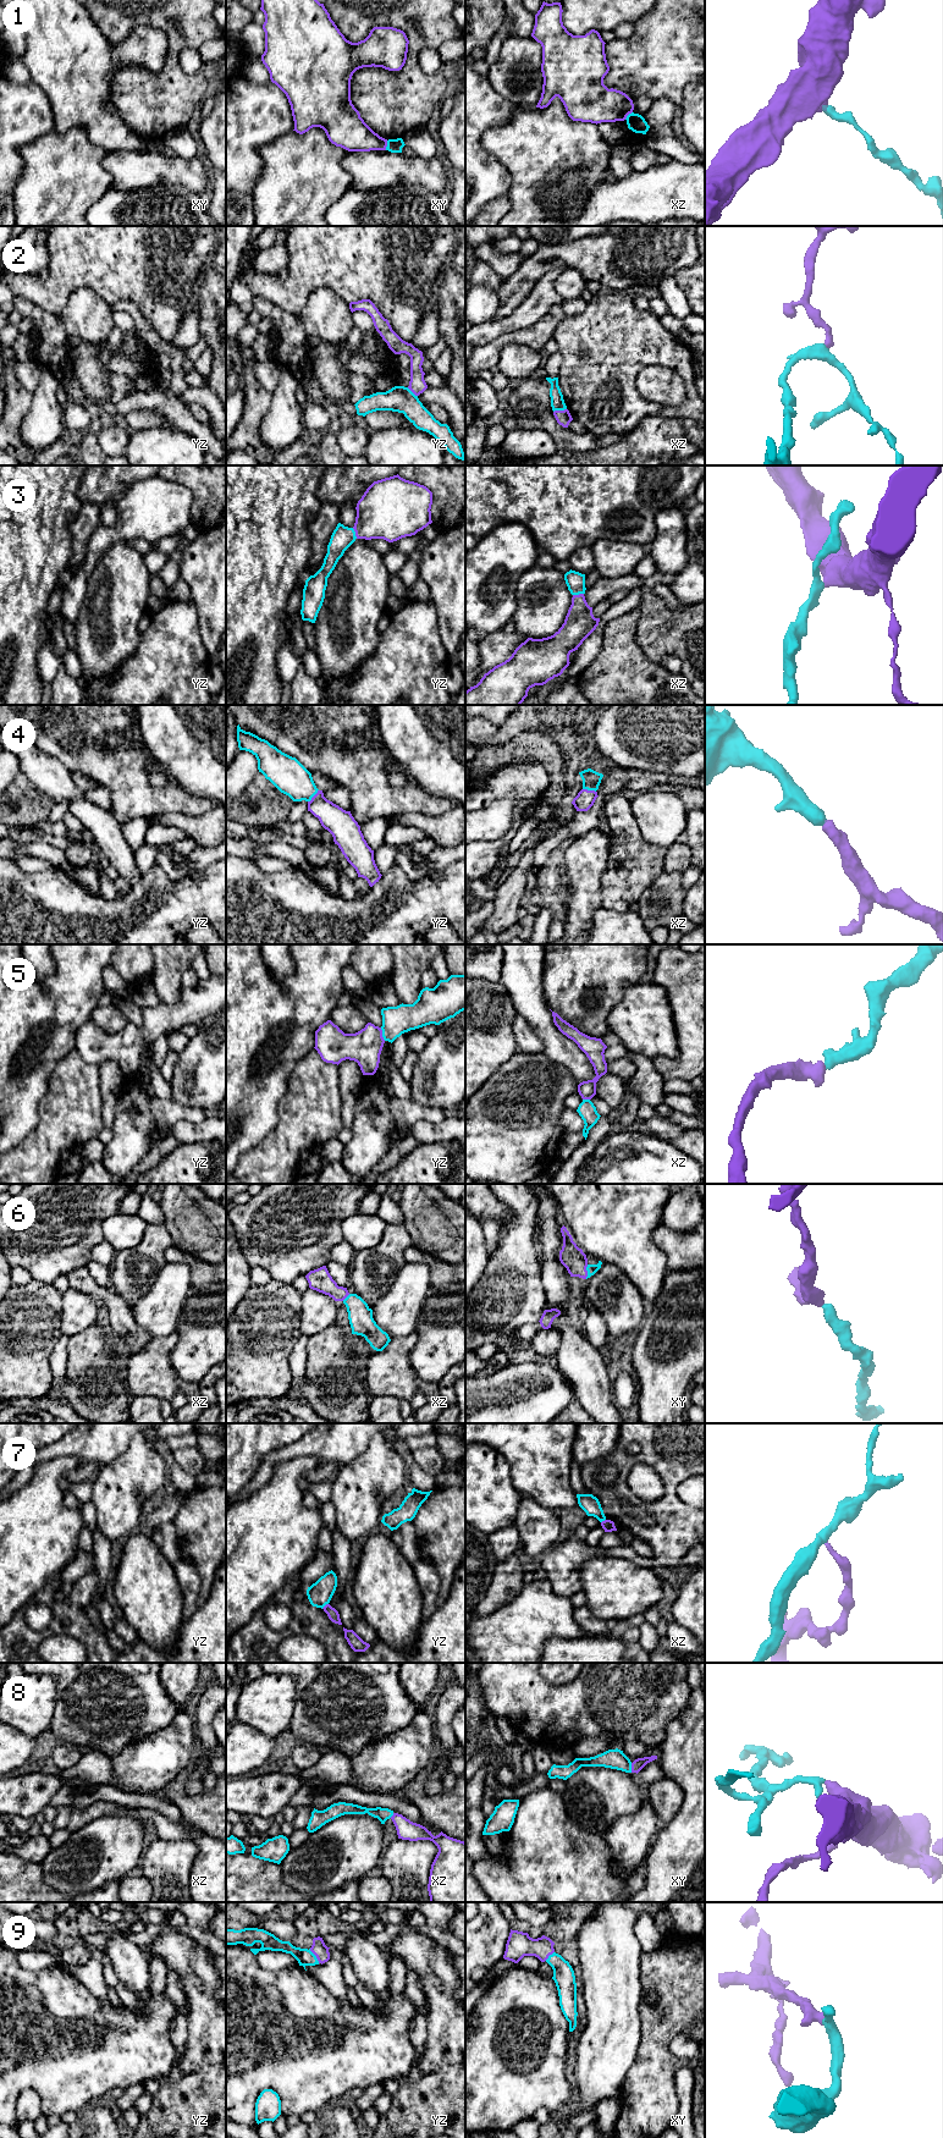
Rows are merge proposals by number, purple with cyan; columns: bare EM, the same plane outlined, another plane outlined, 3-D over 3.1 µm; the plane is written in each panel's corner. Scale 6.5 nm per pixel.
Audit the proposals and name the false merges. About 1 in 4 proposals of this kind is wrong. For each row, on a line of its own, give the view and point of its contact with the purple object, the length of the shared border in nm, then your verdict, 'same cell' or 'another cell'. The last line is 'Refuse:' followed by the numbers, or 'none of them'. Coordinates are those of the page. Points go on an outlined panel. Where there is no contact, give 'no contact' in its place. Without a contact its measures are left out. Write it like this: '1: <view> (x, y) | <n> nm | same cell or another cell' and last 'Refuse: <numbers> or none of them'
1: xy (386, 145) | 70 nm | another cell
2: xz (560, 411) | 90 nm | another cell
3: yz (356, 533) | 80 nm | same cell
4: yz (314, 795) | 110 nm | same cell
5: yz (381, 1034) | 90 nm | same cell
6: xy (586, 1272) | 100 nm | same cell
7: yz (325, 1605) | 60 nm | another cell
8: xy (632, 1768) | 60 nm | same cell
9: yz (315, 1955) | 120 nm | same cell
Refuse: 1, 2, 7

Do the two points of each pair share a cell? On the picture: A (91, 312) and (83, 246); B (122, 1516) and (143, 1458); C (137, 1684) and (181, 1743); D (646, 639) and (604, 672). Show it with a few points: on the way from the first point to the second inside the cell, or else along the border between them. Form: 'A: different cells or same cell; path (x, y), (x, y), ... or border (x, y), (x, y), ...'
A: different cells; border (110, 302), (88, 287), (78, 287), (66, 304)
B: same cell; path (122, 1502), (122, 1488), (138, 1472)
C: different cells; border (180, 1711), (169, 1725), (158, 1729), (143, 1739)
D: different cells; border (639, 616), (637, 644), (649, 659), (657, 664)

